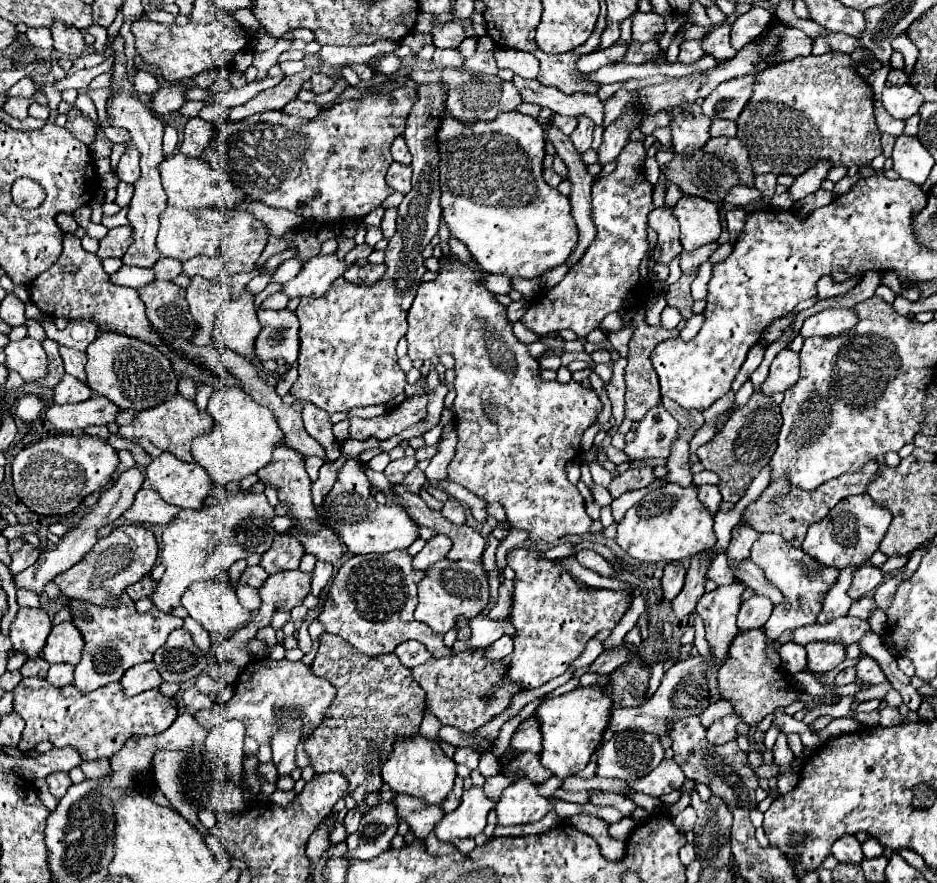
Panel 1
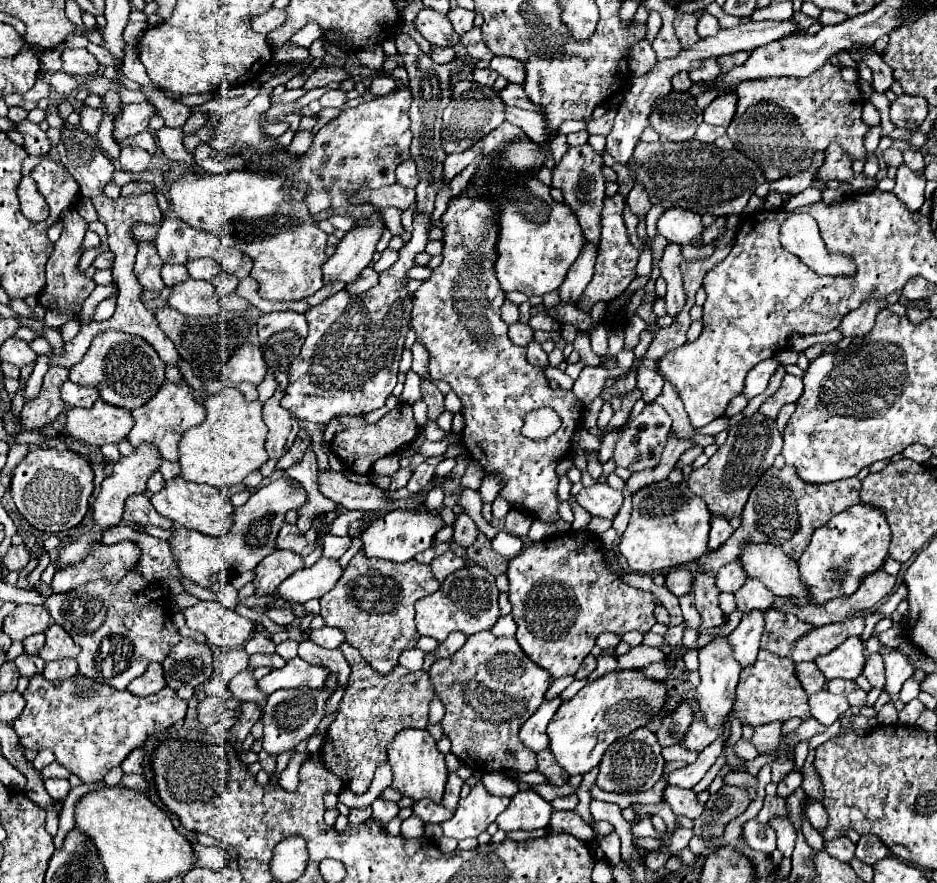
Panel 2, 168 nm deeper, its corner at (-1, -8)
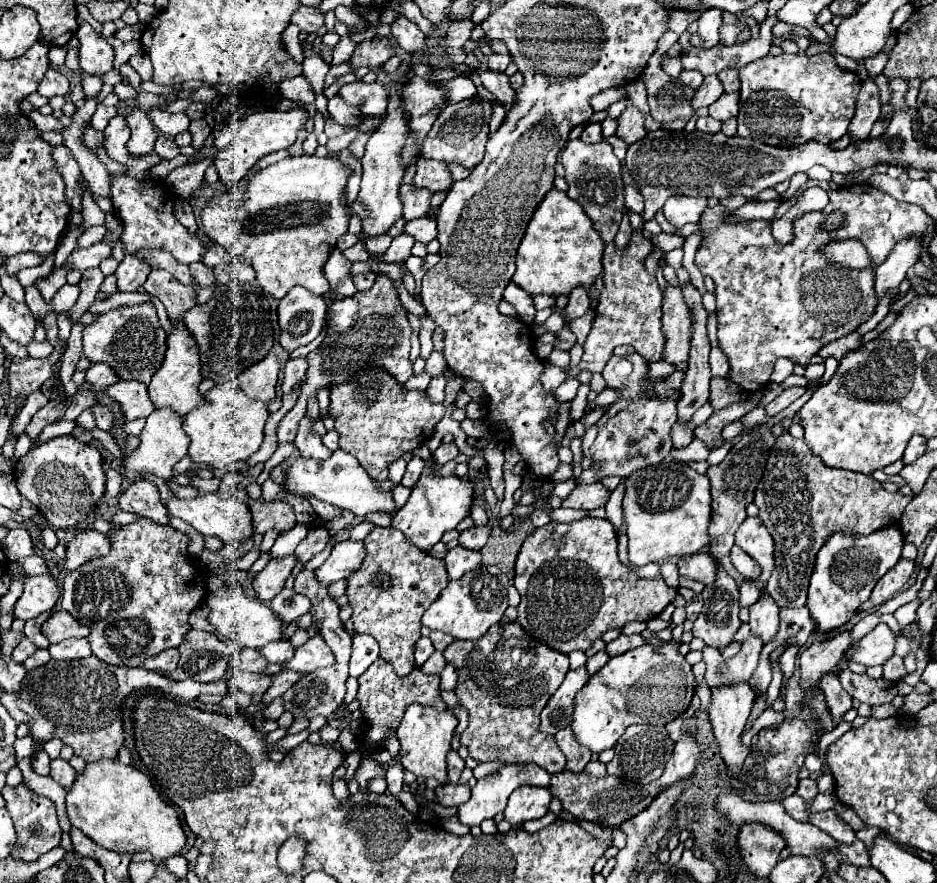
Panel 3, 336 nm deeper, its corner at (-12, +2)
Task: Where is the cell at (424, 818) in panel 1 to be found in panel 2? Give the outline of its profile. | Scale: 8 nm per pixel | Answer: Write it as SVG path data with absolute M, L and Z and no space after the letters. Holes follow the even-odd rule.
M421 799L421 801L417 801L413 805L413 815L417 815L419 819L423 819L425 823L443 823L453 813L447 811L443 805L433 803L431 799Z

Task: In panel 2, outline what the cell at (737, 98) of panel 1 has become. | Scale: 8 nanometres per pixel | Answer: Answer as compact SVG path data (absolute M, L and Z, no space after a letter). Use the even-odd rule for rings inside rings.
M719 95L703 111L703 119L705 119L705 123L727 127L731 123L733 115L735 115L735 107L737 107L737 97L735 95Z

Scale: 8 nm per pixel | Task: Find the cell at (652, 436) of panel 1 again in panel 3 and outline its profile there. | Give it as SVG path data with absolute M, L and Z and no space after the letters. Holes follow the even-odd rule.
M638 399L632 401L628 407L618 411L614 417L606 421L604 427L600 427L596 441L590 447L592 453L592 465L598 469L596 481L602 481L604 477L618 475L628 477L636 469L658 465L670 451L672 451L672 439L670 429L676 423L676 401L658 401L658 399Z

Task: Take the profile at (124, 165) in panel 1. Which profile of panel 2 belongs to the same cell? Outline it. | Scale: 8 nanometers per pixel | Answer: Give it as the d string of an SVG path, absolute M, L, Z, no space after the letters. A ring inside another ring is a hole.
M123 147L121 157L119 157L119 167L127 173L139 175L141 171L147 169L149 161L151 161L151 155L145 149L141 149L141 147Z

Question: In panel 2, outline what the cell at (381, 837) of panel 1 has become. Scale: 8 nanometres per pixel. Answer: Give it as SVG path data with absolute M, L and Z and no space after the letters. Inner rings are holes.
M375 799L375 803L371 805L371 819L377 821L381 825L381 829L387 829L389 821L399 813L399 807L397 803L387 803L387 801L381 801L381 799Z

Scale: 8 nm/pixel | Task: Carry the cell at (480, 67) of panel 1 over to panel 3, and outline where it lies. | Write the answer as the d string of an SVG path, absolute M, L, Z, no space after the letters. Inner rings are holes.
M490 53L488 55L488 67L494 71L504 71L508 67L508 63L512 61L512 57L508 53Z

